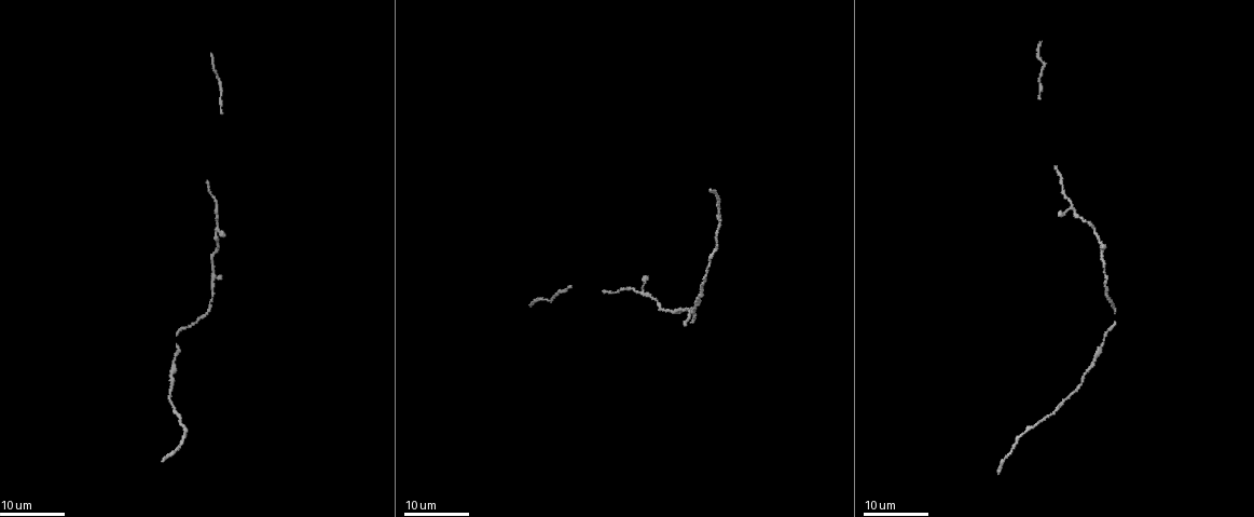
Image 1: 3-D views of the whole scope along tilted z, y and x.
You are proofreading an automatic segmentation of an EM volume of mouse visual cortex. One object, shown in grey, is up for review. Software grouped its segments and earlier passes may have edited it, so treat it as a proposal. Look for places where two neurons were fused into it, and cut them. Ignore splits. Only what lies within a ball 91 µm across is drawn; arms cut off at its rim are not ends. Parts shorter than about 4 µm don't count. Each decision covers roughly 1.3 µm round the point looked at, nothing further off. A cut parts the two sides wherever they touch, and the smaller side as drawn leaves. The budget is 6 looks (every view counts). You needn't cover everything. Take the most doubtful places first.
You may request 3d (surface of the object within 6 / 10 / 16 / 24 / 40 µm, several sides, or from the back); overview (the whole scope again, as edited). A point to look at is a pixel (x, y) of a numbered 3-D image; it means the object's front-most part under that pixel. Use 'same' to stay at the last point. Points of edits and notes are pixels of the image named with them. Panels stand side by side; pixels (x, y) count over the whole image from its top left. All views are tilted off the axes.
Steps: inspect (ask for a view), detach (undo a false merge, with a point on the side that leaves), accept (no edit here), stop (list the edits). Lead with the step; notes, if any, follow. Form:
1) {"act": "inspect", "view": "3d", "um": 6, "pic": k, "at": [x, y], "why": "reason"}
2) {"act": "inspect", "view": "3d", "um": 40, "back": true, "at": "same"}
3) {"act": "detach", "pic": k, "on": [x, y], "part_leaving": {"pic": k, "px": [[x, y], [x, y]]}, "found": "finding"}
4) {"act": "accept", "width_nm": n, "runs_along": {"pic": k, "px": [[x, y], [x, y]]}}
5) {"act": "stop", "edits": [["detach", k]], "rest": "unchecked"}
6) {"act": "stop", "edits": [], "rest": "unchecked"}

{"act": "inspect", "view": "3d", "um": 24, "pic": 1, "at": [1038, 423], "why": "thick turns thin"}

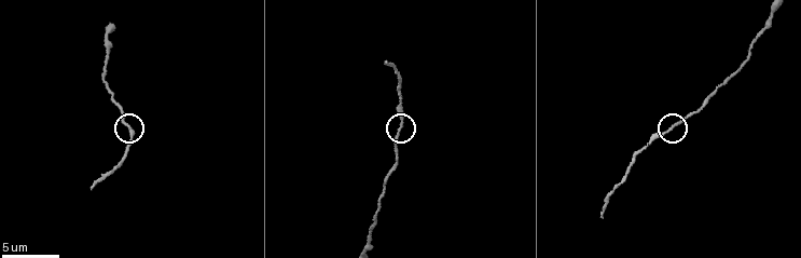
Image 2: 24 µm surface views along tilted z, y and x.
{"act": "inspect", "view": "3d", "um": 6, "pic": 2, "at": [401, 122]}

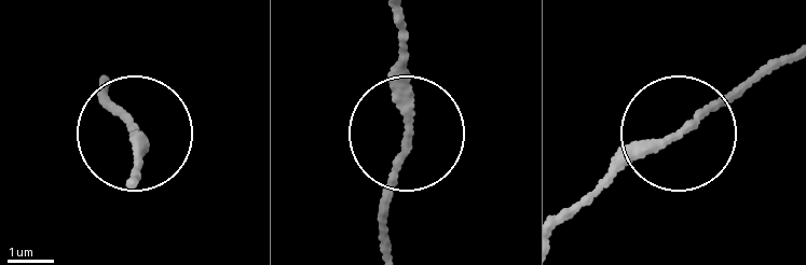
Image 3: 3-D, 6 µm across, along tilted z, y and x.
{"act": "accept", "width_nm": 150, "runs_along": {"pic": 3, "px": [[103, 78], [146, 149], [135, 177]]}, "found": "all the same neuron"}

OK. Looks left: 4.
{"act": "inspect", "view": "3d", "um": 16, "pic": 2, "at": [758, 37], "why": "sudden change in width"}

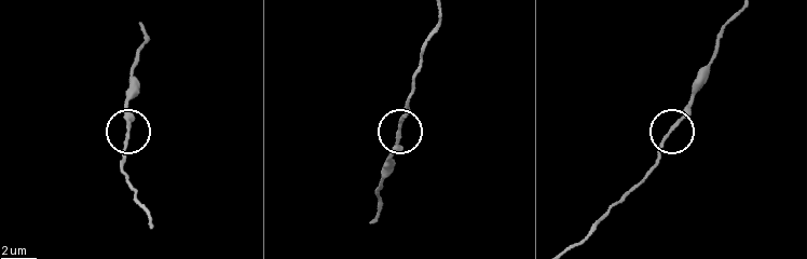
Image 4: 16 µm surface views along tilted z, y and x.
{"act": "accept", "found": "continuous, no second neuron"}

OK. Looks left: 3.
{"act": "inspect", "view": "3d", "um": 16, "pic": 1, "at": [171, 365], "why": "thick turns thin"}

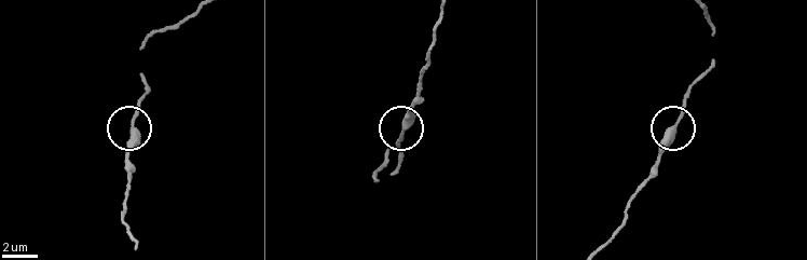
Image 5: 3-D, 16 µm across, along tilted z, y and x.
{"act": "inspect", "view": "3d", "um": 10, "pic": 5, "at": [403, 130]}

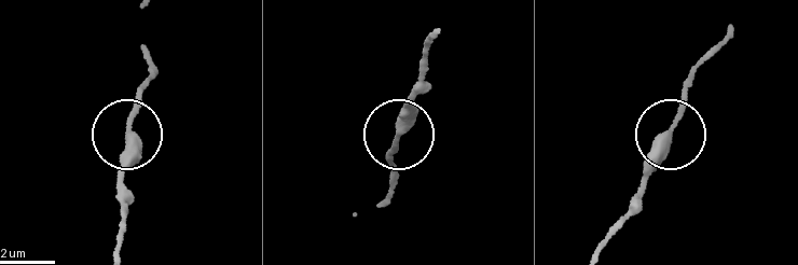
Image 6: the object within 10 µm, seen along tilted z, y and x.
{"act": "accept", "width_nm": 300, "runs_along": {"pic": 6, "px": [[728, 29], [690, 84], [636, 212]]}, "found": "all the same neuron"}

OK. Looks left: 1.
{"act": "stop", "edits": [], "rest": "unchecked"}

